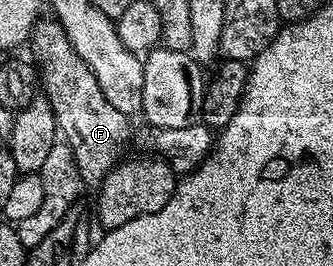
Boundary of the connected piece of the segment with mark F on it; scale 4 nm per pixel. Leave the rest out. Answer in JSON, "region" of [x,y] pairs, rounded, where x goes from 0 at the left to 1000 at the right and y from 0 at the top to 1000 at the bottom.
{"region":[[[138,64],[105,83],[84,173],[102,184],[99,229],[120,267],[120,323],[138,335],[129,338],[132,365],[150,380],[174,504],[228,586],[228,632],[246,669],[246,695],[291,707],[330,639],[369,605],[375,579],[366,575],[390,534],[393,447],[312,376],[312,346],[300,346],[288,286],[276,286],[276,263],[252,241],[252,226],[240,226],[183,86],[159,64]]]}

